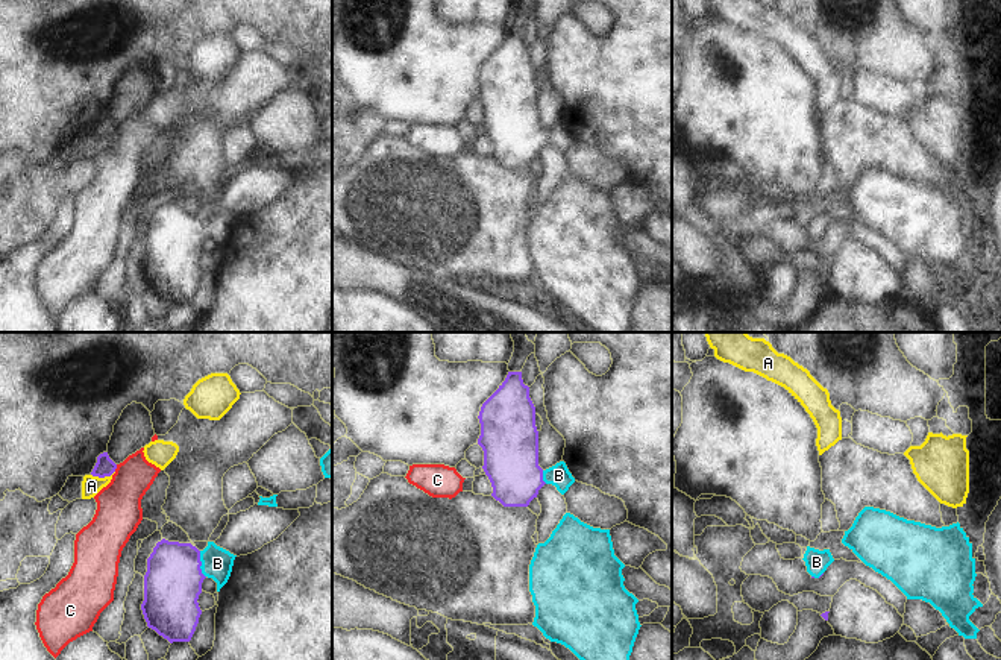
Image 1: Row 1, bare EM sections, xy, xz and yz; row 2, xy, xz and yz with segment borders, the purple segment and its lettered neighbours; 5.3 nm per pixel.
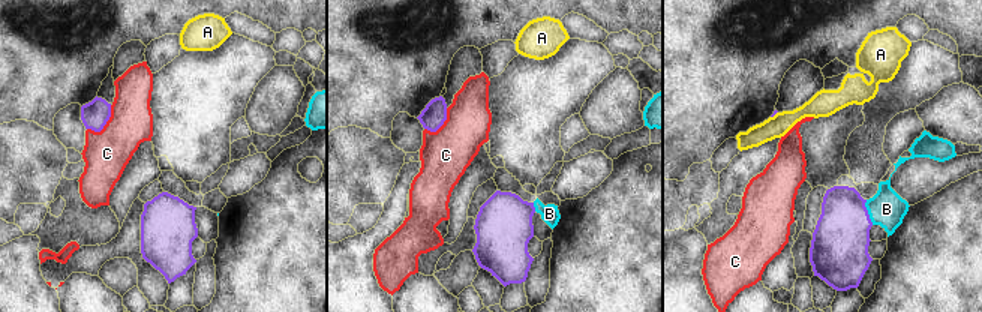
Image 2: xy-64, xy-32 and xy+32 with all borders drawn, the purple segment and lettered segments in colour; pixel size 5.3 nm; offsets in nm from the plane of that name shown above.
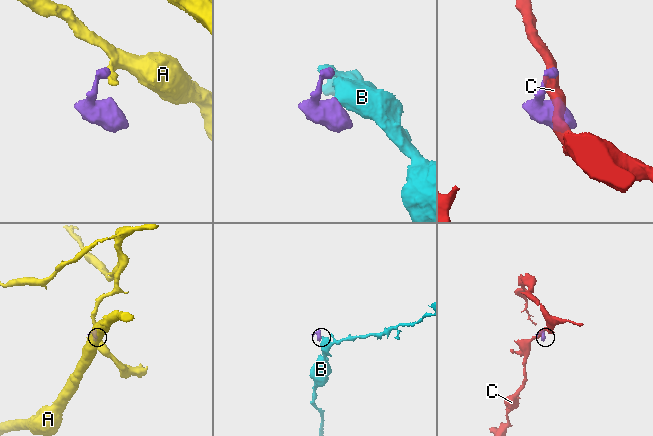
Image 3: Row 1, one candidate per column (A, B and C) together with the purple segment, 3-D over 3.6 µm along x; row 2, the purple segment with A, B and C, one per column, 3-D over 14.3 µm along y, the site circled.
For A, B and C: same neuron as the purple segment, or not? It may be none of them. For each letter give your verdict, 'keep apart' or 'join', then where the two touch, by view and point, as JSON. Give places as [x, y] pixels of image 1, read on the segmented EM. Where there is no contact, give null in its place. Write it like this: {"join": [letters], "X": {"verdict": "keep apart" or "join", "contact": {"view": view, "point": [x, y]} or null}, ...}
{"join": ["B"], "A": {"verdict": "keep apart", "contact": {"view": "xy", "point": [102, 477]}}, "B": {"verdict": "join", "contact": {"view": "xy", "point": [200, 565]}}, "C": {"verdict": "keep apart", "contact": {"view": "xy", "point": [116, 468]}}}

